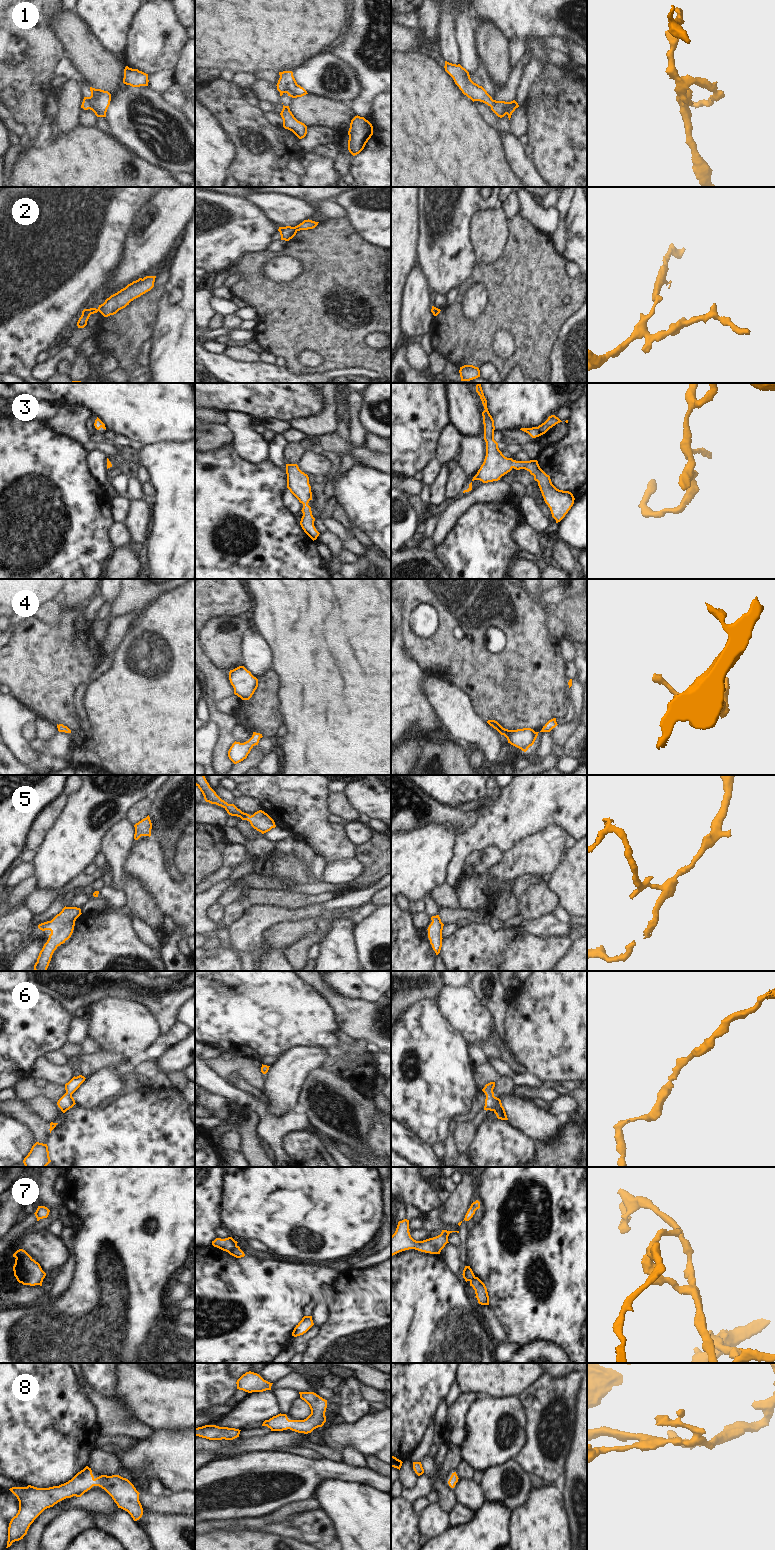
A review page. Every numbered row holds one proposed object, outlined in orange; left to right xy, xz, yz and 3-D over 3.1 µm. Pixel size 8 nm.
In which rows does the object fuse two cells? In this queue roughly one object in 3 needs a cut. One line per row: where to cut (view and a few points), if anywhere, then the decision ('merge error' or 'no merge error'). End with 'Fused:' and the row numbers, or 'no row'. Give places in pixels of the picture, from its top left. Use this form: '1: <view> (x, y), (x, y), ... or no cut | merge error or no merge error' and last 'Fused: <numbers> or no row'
1: no cut | no merge error
2: no cut | no merge error
3: no cut | no merge error
4: no cut | no merge error
5: no cut | no merge error
6: no cut | no merge error
7: xz (236, 1245), (228, 1252) | merge error
8: no cut | no merge error
Fused: 7

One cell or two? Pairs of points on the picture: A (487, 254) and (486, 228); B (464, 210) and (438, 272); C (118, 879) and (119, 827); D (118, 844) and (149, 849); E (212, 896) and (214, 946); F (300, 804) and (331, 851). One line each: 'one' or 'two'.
A: one
B: one
C: one
D: two
E: one
F: one

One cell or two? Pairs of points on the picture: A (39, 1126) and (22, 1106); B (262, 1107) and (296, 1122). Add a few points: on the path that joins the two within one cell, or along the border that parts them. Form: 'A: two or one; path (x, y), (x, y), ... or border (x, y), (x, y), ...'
A: one; path (35, 1121), (25, 1111)
B: one; path (267, 1116), (273, 1122), (287, 1122)

